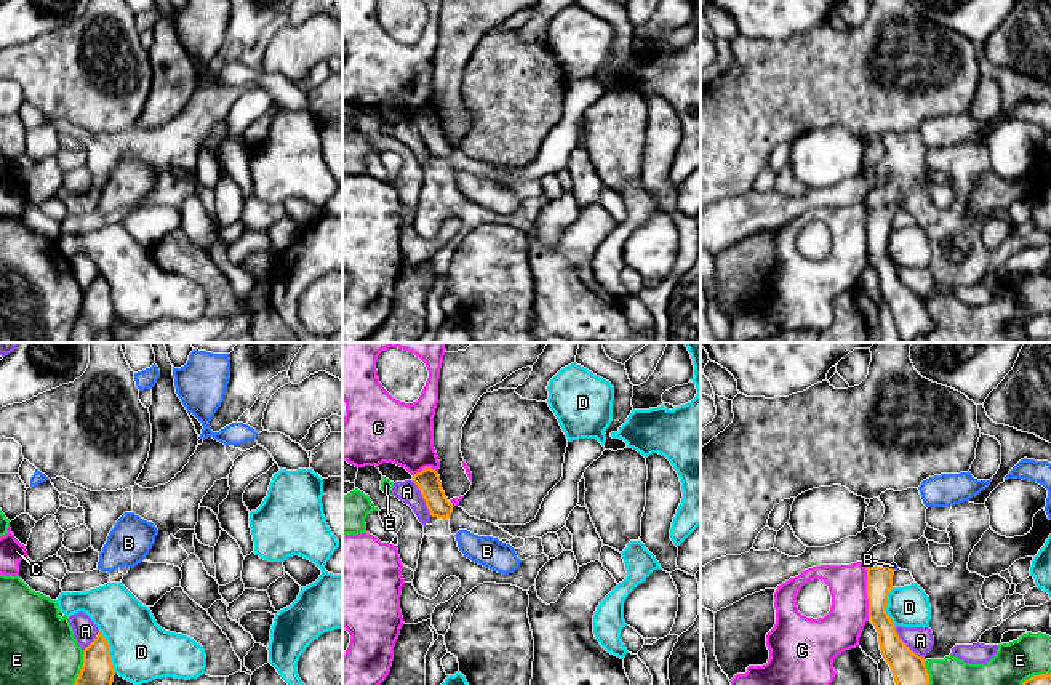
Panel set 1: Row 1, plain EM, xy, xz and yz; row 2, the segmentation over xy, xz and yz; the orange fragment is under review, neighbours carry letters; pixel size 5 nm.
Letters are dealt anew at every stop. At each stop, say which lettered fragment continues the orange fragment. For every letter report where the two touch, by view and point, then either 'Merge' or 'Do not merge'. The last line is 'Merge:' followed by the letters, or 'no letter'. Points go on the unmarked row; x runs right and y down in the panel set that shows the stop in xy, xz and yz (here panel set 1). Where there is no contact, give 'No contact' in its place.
A: Touches orange at yz (904, 285). Do not merge
B: Touches orange at yz (891, 210). Merge
C: Touches orange at yz (867, 236). Do not merge
D: Touches orange at xy (109, 293). Do not merge
E: Touches orange at xy (79, 317). Do not merge
Merge: B

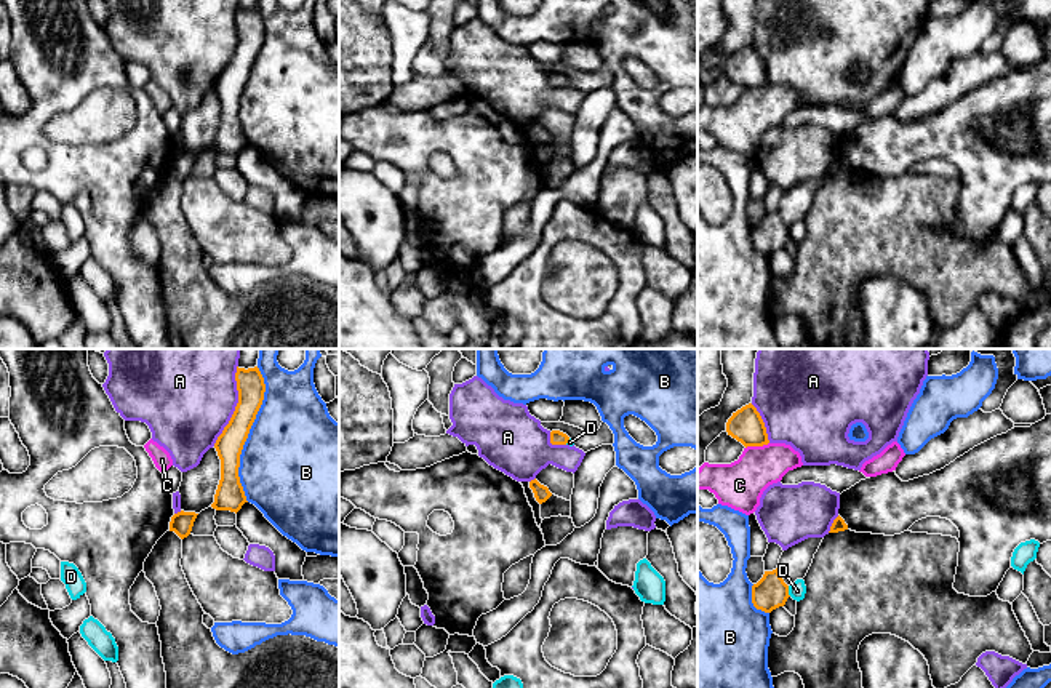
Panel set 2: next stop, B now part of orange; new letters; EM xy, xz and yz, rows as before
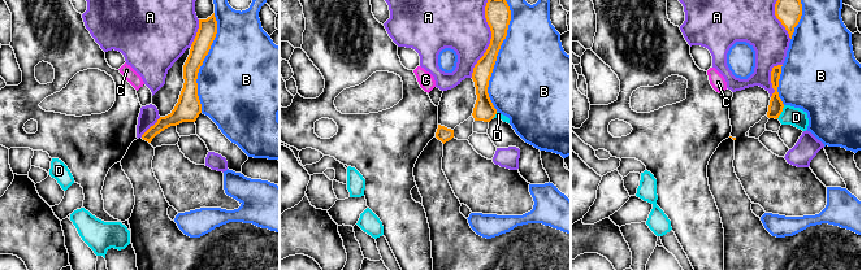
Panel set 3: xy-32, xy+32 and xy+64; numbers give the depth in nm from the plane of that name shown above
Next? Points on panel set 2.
A: Touches orange at xy (237, 47). Do not merge
B: Touches orange at xy (248, 74). Do not merge
C: Touches orange at yz (757, 87). Do not merge
D: Touches orange at yz (787, 232). Do not merge
Merge: no letter

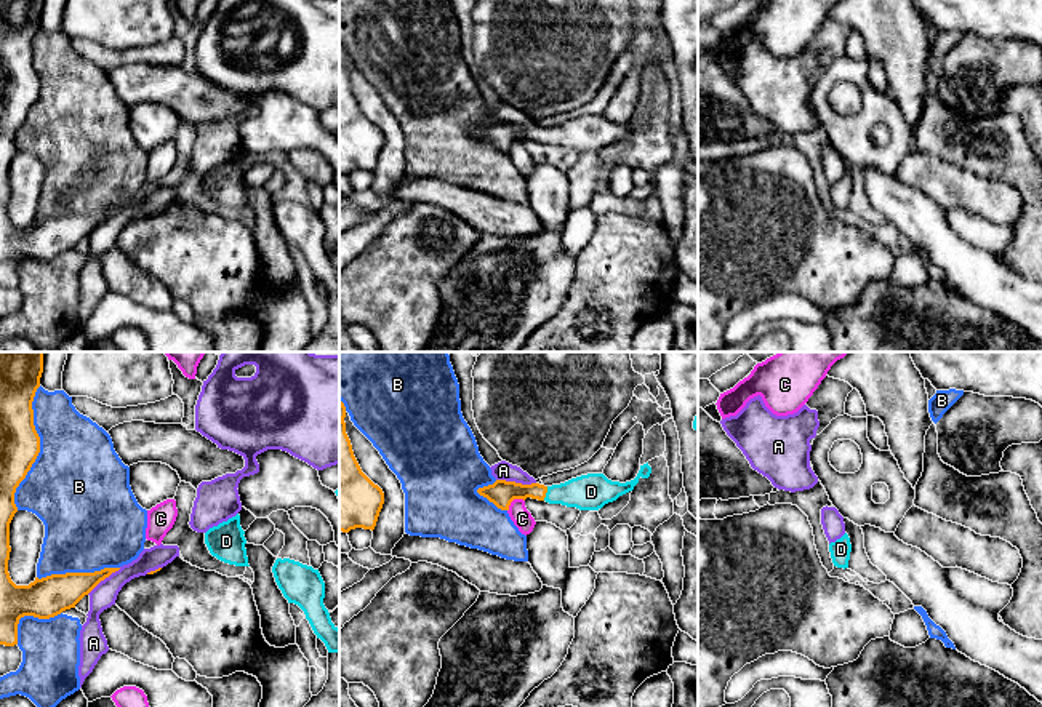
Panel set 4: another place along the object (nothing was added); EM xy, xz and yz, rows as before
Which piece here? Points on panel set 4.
A: Touches orange at xz (514, 123). Do not merge
B: Touches orange at xy (39, 90). Do not merge
C: Touches orange at xz (512, 141). Do not merge
D: Touches orange at xz (546, 133). Merge
Merge: D

